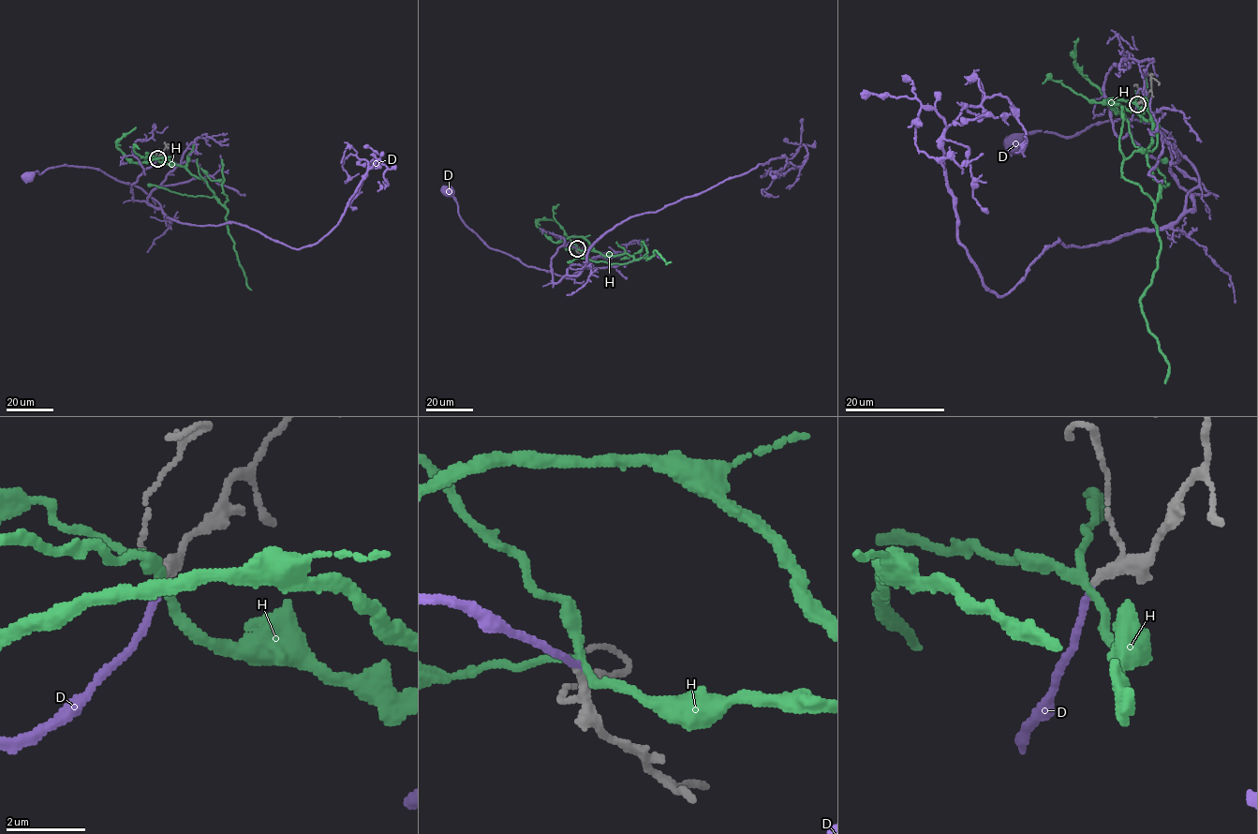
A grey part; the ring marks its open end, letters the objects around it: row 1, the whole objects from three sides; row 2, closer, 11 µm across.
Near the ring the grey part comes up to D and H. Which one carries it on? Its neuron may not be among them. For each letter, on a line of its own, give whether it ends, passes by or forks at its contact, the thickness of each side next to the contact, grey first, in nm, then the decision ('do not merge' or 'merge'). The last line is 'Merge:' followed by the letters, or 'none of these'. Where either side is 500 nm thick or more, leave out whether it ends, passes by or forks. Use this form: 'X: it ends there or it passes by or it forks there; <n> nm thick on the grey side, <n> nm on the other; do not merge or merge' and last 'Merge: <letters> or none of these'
D: it ends there; 180 nm thick on the grey side, 150 nm on the other; merge
H: it forks there; 180 nm thick on the grey side, 200 nm on the other; do not merge
Merge: D

